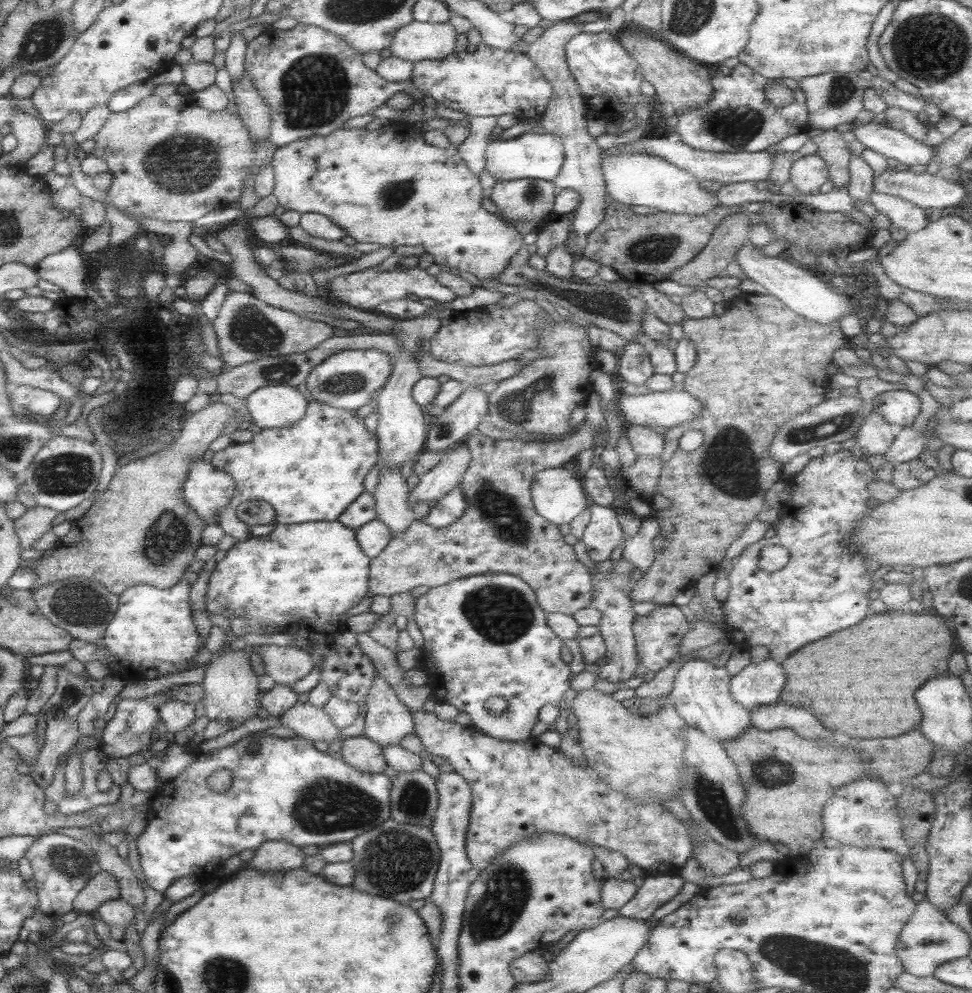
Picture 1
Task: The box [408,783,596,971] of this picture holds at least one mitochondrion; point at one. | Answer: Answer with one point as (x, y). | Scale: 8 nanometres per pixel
(509, 889)

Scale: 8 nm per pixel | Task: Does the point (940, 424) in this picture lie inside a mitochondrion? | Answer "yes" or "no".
no

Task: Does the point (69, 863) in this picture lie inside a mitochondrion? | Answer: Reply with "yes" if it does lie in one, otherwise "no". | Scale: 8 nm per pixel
yes

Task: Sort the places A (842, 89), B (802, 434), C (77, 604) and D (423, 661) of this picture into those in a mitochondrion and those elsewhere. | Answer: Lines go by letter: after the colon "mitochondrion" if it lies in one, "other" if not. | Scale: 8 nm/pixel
A: mitochondrion
B: mitochondrion
C: mitochondrion
D: other

